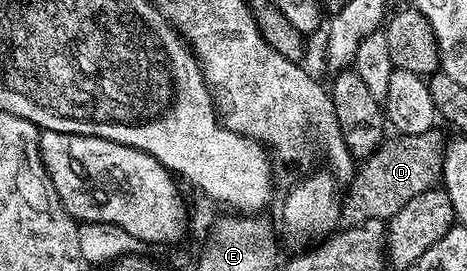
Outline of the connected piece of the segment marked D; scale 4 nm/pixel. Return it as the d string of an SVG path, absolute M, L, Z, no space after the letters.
M438 130L424 134L401 134L393 137L394 144L383 142L370 156L361 161L360 170L345 185L346 197L340 200L340 220L346 226L362 226L367 222L388 222L416 194L427 192L440 180L440 145L443 143Z

